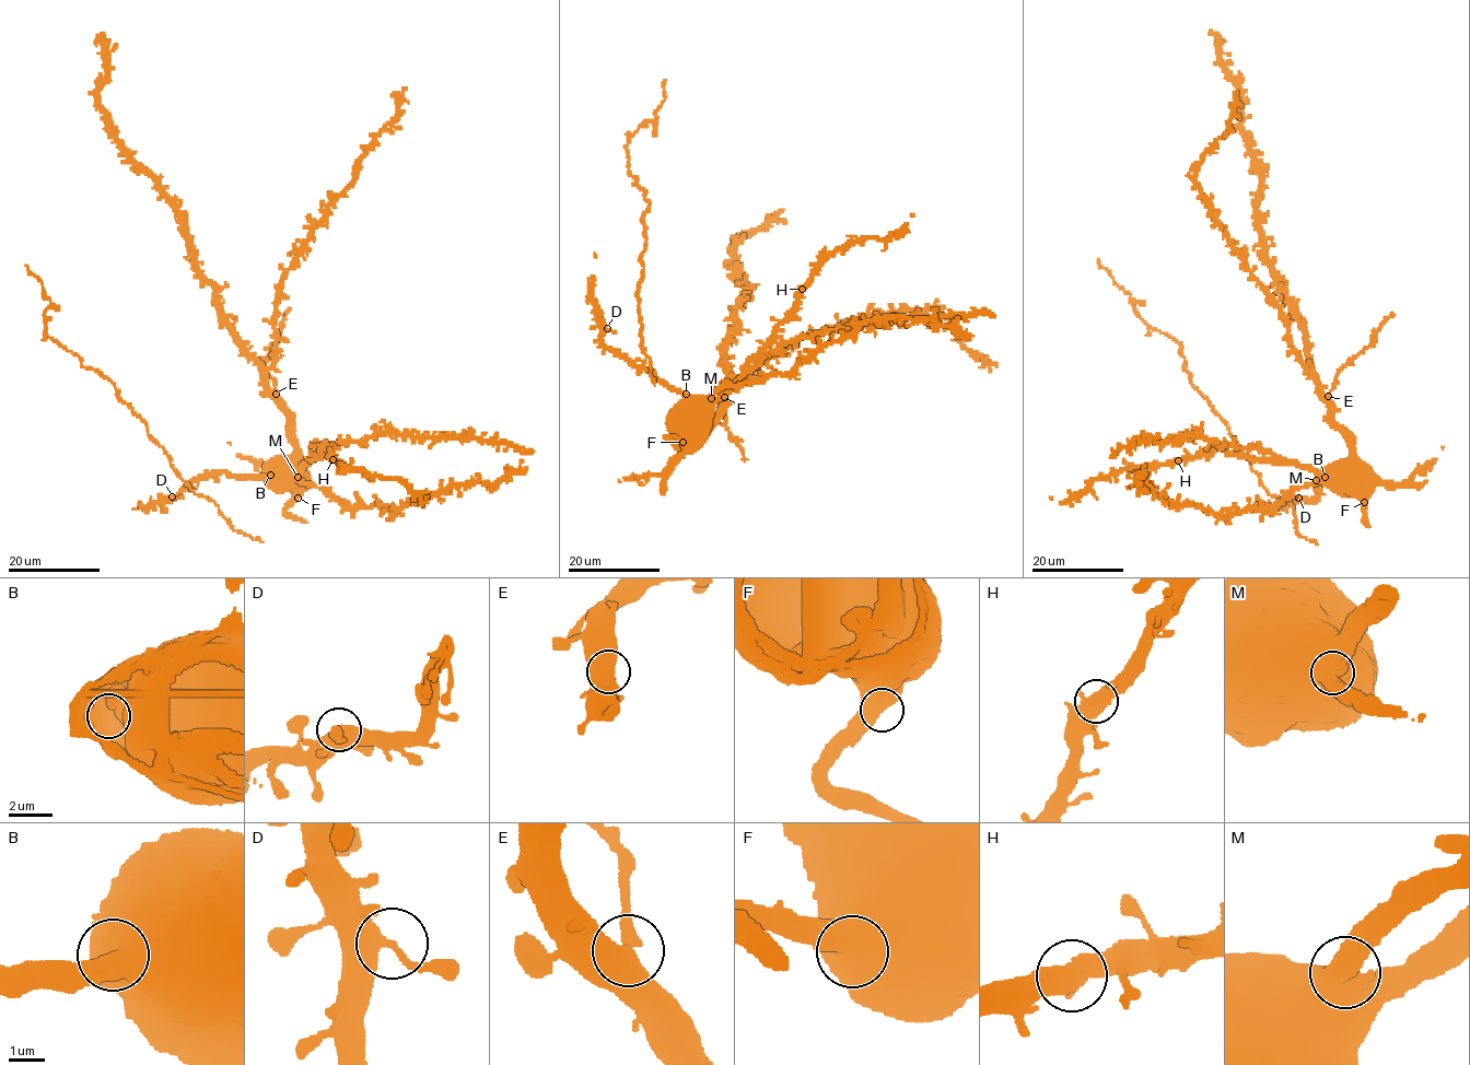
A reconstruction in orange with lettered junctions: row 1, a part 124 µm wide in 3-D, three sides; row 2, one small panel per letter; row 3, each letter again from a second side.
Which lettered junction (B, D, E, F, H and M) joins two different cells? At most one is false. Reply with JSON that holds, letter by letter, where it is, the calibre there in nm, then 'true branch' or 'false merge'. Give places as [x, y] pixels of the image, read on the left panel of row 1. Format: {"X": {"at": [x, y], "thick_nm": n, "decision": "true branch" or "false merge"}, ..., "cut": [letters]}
{"B": {"at": [270, 475], "thick_nm": 550, "decision": "true branch"}, "D": {"at": [172, 496], "thick_nm": 400, "decision": "true branch"}, "E": {"at": [276, 394], "thick_nm": 650, "decision": "false merge"}, "F": {"at": [298, 498], "thick_nm": 550, "decision": "true branch"}, "H": {"at": [333, 459], "thick_nm": 600, "decision": "true branch"}, "M": {"at": [298, 477], "thick_nm": 600, "decision": "true branch"}, "cut": ["E"]}

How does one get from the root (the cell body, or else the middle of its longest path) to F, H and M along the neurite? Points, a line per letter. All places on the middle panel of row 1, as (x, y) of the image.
F: (674, 416), (684, 433), (683, 442)
H: (674, 416), (685, 406), (700, 398), (715, 398), (737, 381), (743, 369), (786, 317), (802, 289)
M: (674, 416), (683, 408), (699, 406), (711, 398)

